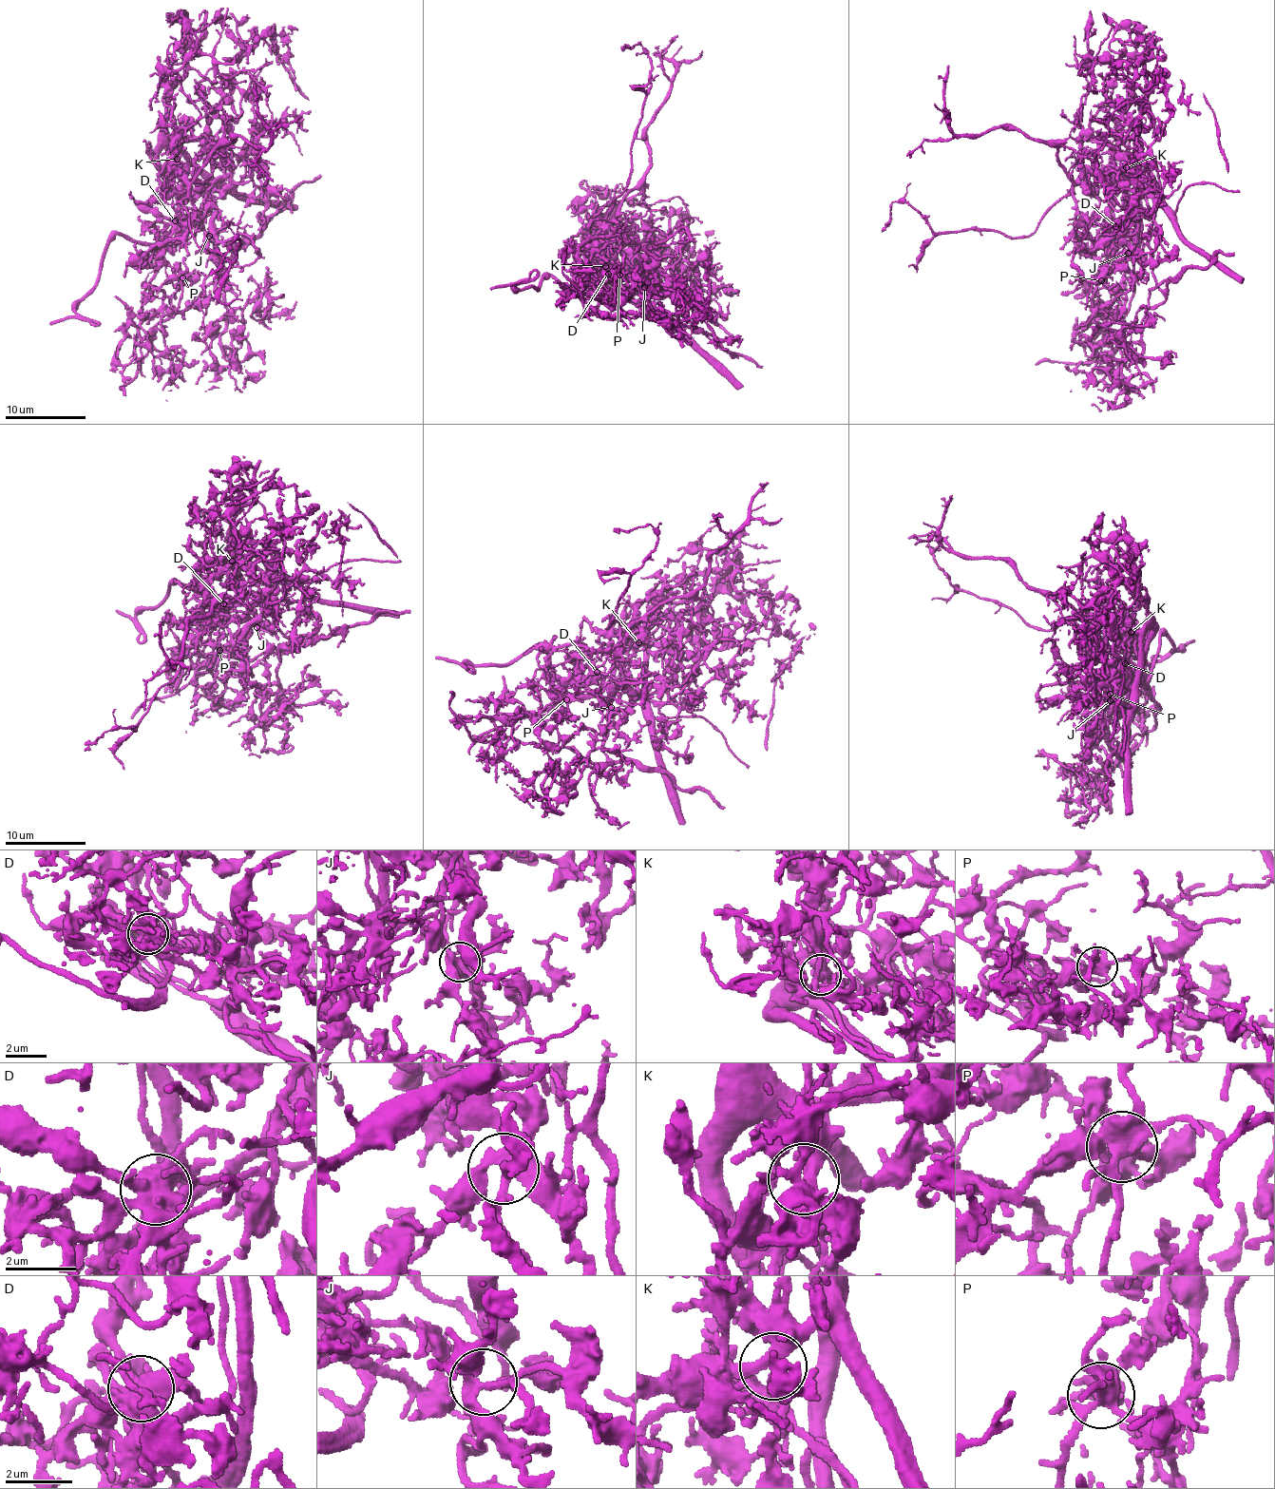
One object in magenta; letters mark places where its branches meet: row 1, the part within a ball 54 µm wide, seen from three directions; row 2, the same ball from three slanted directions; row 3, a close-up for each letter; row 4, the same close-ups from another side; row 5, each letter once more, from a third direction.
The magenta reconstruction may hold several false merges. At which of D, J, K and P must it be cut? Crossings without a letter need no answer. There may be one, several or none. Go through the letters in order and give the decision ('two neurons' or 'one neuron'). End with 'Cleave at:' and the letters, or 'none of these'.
D: two neurons
J: one neuron
K: two neurons
P: one neuron
Cleave at: D, K

